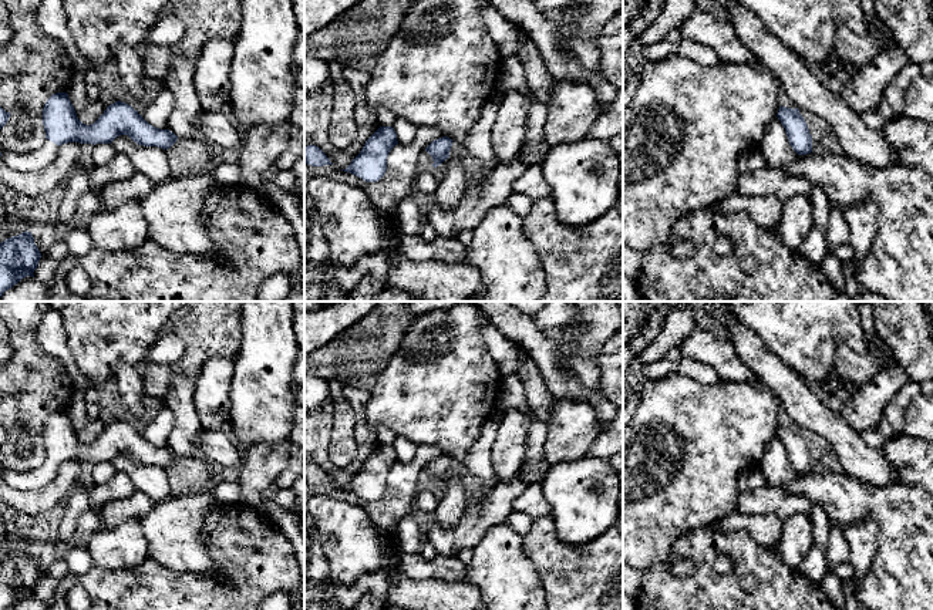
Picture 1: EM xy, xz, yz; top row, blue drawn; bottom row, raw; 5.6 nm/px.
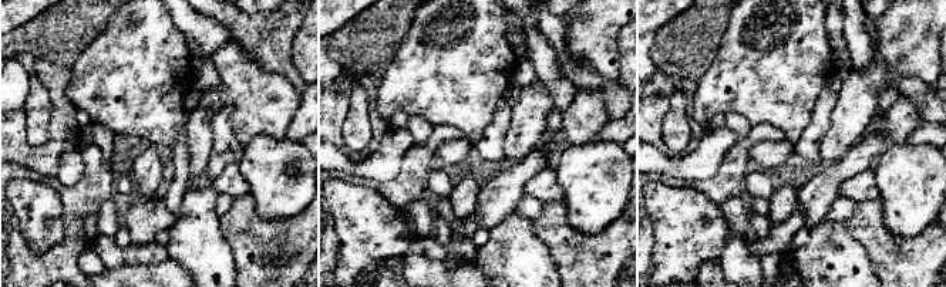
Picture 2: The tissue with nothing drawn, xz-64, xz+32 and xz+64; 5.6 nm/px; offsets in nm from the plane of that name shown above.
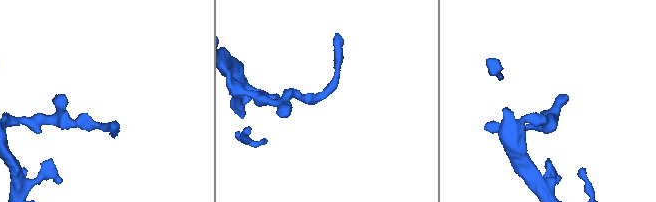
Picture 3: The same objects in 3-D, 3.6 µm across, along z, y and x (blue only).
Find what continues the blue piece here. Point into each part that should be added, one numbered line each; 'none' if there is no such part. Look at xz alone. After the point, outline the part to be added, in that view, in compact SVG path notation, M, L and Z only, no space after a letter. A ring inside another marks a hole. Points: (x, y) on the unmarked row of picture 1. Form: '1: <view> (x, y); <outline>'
none

